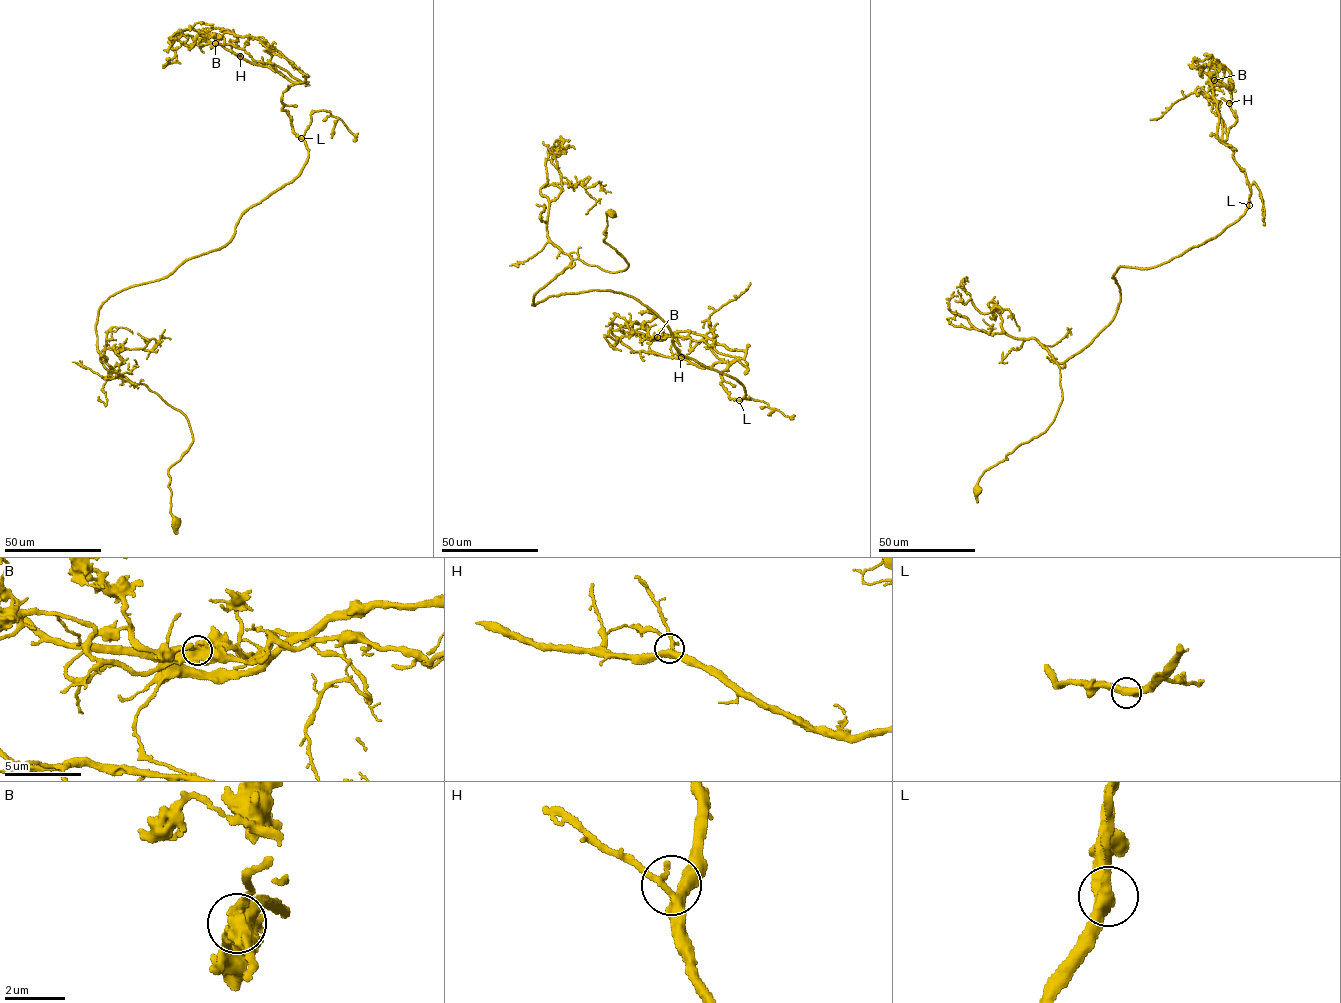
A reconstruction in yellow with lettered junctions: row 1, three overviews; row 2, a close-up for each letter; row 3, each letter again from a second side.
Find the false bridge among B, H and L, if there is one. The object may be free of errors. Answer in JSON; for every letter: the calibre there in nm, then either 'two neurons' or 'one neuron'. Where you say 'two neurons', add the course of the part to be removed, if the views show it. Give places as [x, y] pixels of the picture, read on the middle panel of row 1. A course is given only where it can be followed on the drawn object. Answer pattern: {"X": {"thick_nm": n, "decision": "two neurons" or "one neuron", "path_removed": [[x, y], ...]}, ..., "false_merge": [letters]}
{"B": {"thick_nm": 550, "decision": "two neurons", "path_removed": [[657, 337], [705, 341], [718, 352], [739, 358], [700, 367], [682, 358], [633, 351], [620, 340], [622, 335]]}, "H": {"thick_nm": 320, "decision": "one neuron"}, "L": {"thick_nm": 400, "decision": "one neuron"}, "false_merge": ["B"]}

